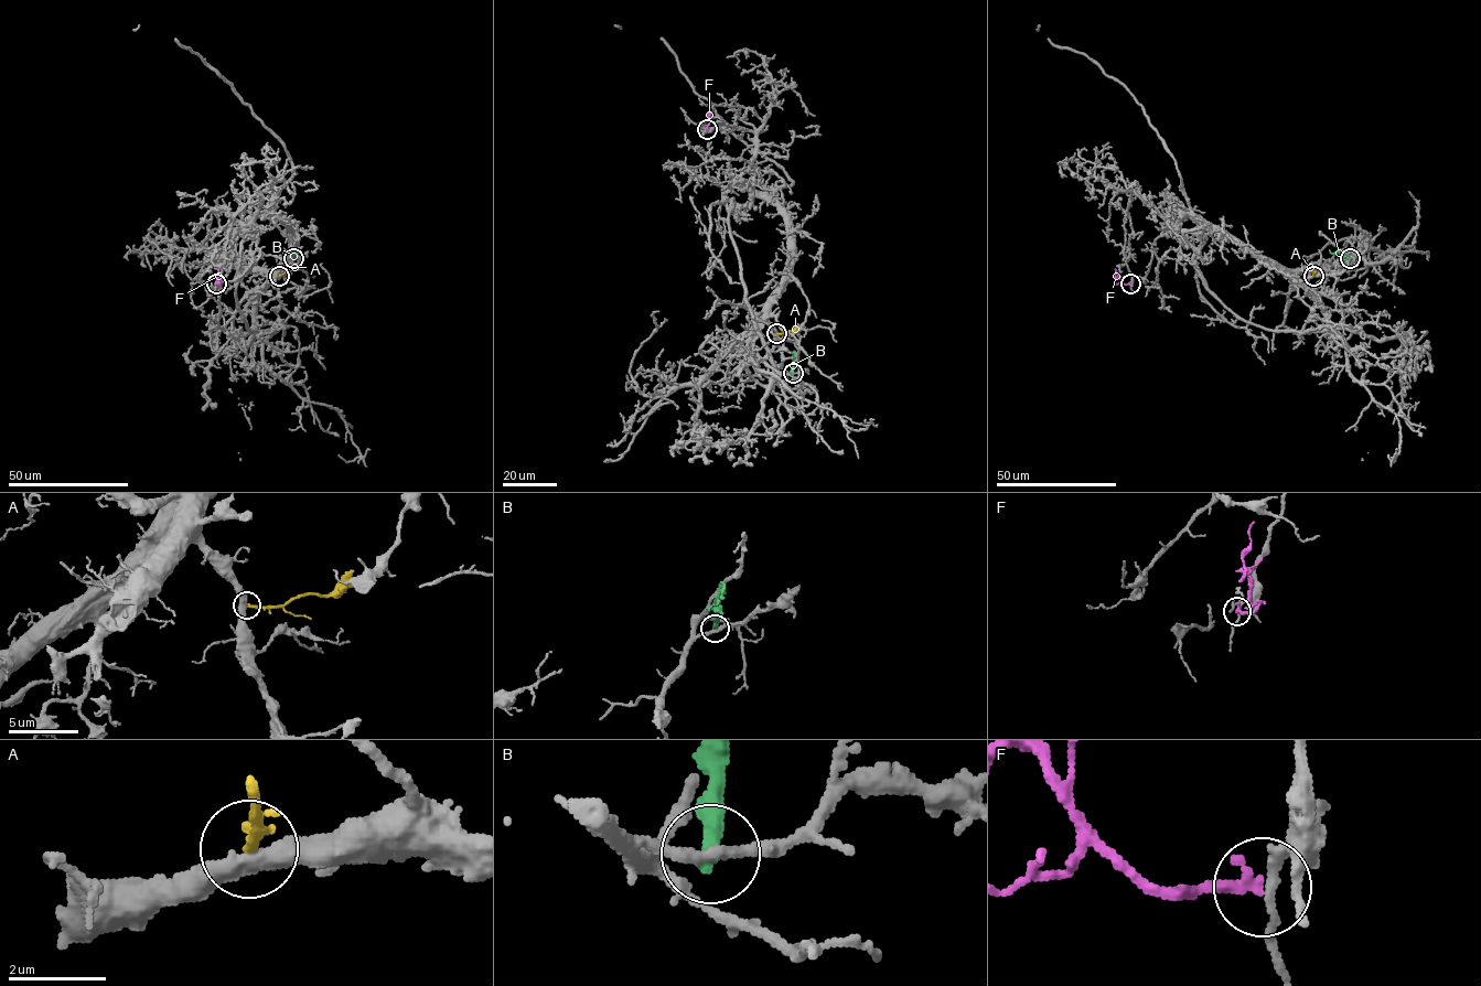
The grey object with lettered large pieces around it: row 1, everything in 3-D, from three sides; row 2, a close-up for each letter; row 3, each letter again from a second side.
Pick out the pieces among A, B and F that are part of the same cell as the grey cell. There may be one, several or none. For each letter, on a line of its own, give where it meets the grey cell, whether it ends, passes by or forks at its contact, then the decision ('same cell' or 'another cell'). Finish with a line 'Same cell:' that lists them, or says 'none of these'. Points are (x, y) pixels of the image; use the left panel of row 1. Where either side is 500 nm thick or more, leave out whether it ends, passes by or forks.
A: meets grey at (279, 276); it ends there; another cell
B: meets grey at (293, 258); it ends there; another cell
F: meets grey at (216, 283); it ends there; another cell
Same cell: none of these

